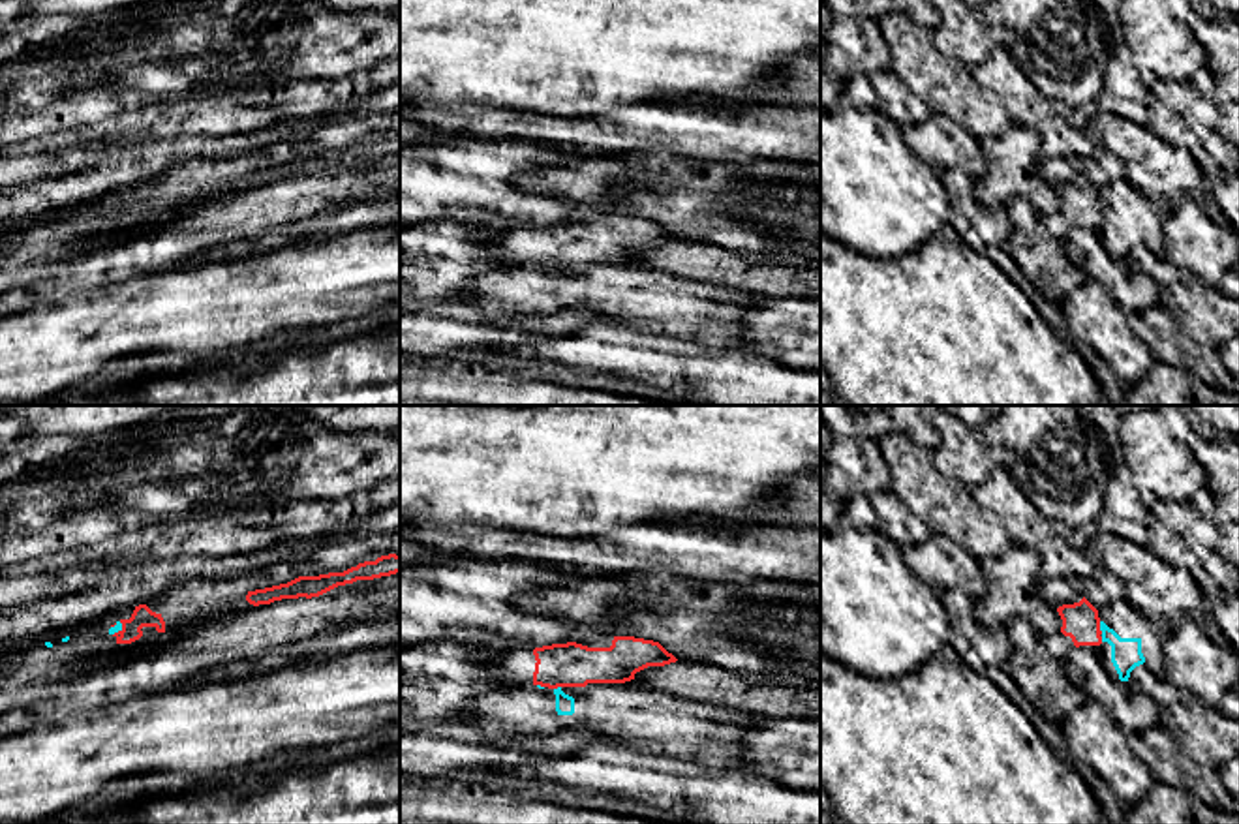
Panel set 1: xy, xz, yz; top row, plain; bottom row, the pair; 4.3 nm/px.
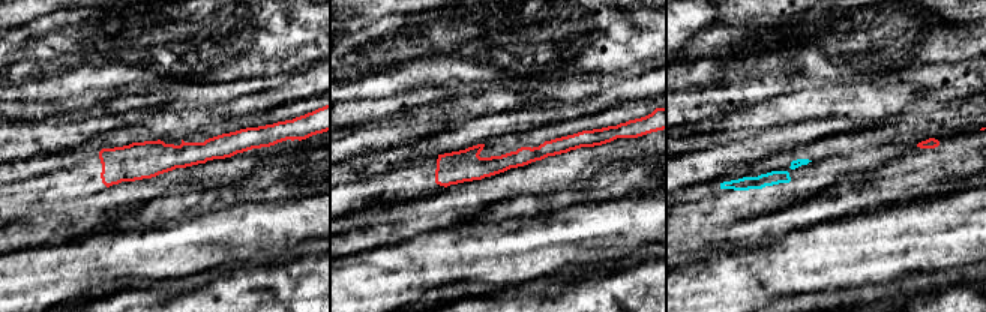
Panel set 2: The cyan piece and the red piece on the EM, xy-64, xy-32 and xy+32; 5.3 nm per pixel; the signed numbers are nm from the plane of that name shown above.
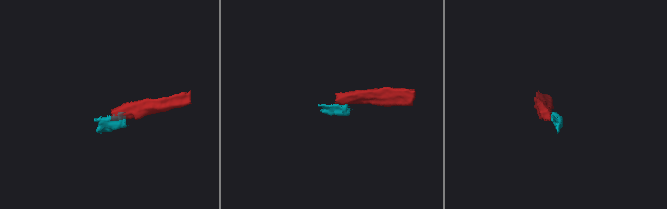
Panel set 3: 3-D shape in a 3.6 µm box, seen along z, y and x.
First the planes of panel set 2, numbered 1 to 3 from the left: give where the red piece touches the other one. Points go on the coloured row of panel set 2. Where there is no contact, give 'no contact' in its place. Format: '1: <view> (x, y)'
1: no contact
2: no contact
3: no contact

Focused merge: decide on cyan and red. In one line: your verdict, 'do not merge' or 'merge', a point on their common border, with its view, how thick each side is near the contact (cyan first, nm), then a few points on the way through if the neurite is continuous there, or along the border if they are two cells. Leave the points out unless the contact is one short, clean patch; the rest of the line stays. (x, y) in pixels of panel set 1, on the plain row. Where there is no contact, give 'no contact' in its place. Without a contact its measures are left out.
do not merge | yz (1101, 207) | 130/160 nm | along yz (1099, 201), (1102, 213)

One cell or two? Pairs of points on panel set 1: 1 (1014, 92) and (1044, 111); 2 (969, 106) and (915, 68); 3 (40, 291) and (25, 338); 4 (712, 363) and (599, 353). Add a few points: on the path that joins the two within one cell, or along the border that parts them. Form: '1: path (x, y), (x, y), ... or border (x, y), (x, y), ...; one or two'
1: path (1022, 100), (1037, 111); one
2: path (956, 94), (928, 74); one
3: border (70, 295), (61, 303), (34, 305), (19, 312); two
4: path (684, 363), (627, 353); one

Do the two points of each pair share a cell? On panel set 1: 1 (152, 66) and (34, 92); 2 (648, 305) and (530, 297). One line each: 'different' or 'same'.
1: same
2: same

